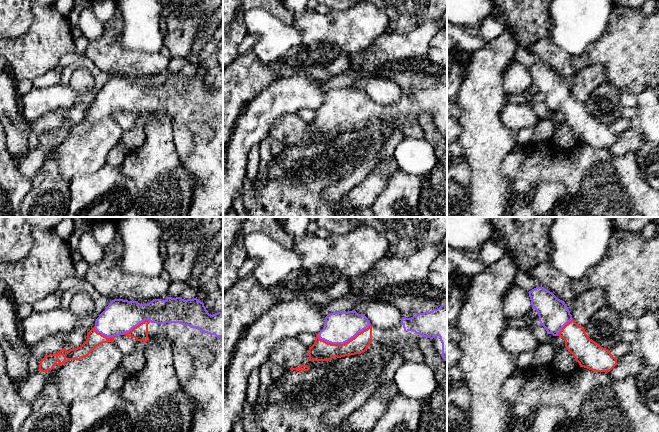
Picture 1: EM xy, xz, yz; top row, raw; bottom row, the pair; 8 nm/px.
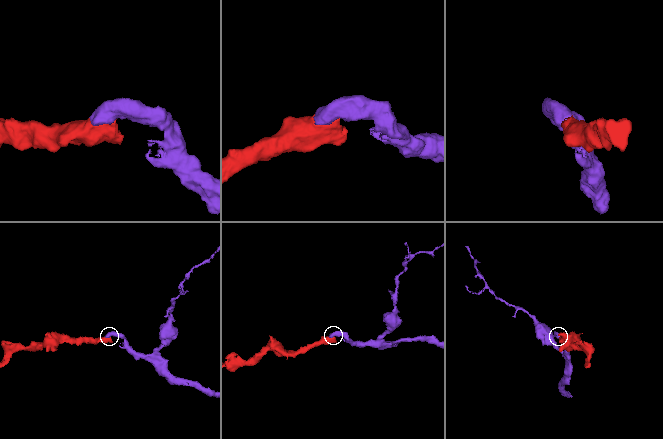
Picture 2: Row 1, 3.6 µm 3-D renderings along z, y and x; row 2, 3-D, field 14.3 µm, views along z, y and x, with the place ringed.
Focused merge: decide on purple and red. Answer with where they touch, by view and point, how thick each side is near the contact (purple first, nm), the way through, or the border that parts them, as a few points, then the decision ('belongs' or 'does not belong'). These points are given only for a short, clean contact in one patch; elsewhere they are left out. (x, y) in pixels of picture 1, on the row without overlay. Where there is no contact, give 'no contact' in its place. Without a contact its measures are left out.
xz (343, 119) | 260/160 nm | across xz (340, 103), (343, 107), (343, 119), (329, 119), (321, 126) | belongs

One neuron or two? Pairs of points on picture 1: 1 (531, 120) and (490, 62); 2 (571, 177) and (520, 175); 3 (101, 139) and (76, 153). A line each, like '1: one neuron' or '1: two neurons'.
1: two neurons
2: one neuron
3: one neuron

